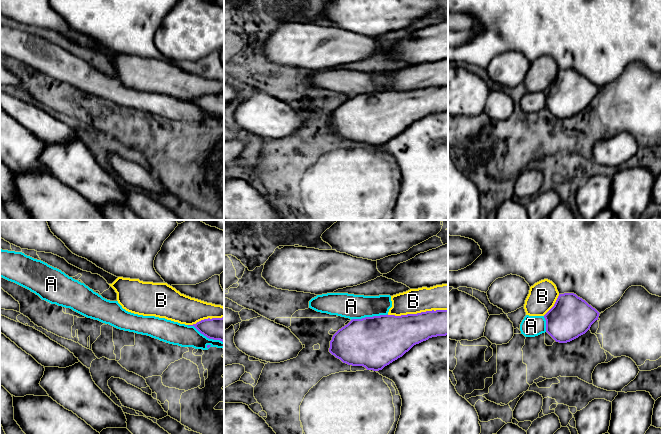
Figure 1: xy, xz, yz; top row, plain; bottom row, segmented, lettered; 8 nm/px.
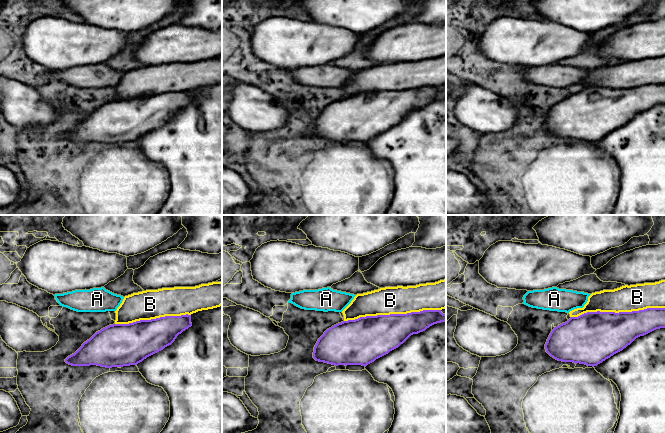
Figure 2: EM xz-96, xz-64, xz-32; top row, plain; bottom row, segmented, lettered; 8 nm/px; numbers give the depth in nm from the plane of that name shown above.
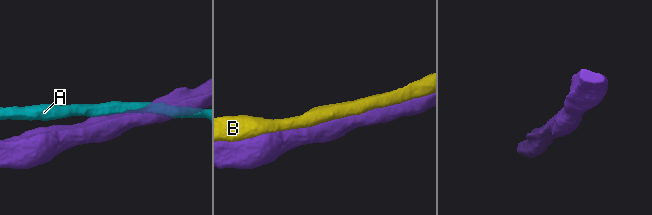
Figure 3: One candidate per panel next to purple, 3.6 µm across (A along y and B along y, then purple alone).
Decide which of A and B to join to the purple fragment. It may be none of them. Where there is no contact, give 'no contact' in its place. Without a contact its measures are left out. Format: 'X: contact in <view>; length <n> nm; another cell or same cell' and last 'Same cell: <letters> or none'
A: contact in xz; length 300 nm; another cell
B: contact in xz; length 480 nm; another cell
Same cell: none

